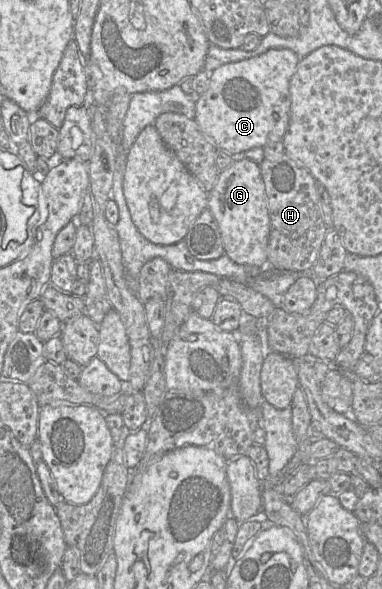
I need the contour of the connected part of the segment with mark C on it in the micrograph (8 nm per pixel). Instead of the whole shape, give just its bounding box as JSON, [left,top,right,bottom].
[194,48,299,156]

